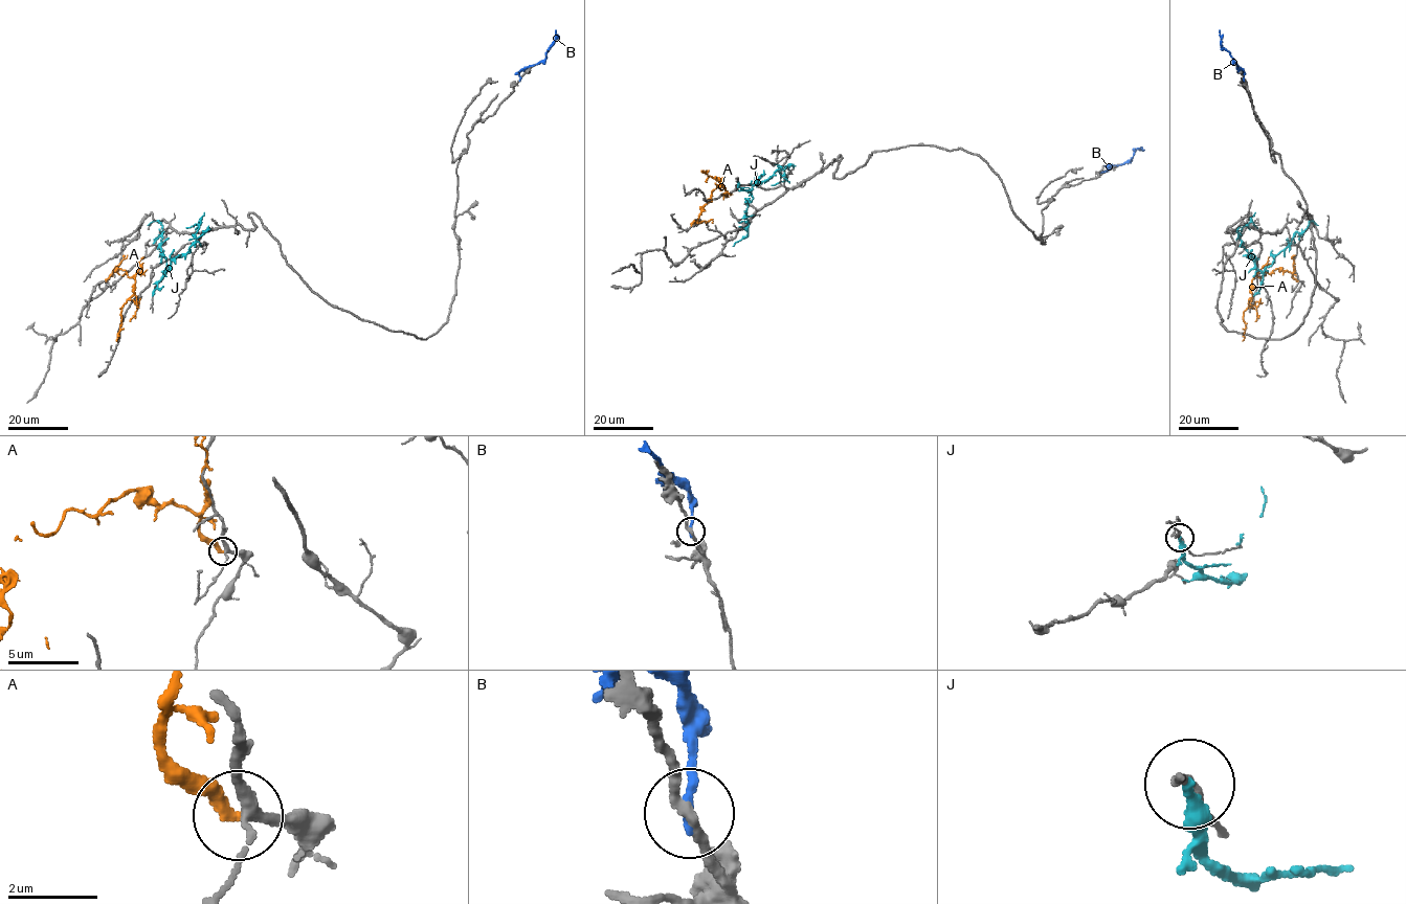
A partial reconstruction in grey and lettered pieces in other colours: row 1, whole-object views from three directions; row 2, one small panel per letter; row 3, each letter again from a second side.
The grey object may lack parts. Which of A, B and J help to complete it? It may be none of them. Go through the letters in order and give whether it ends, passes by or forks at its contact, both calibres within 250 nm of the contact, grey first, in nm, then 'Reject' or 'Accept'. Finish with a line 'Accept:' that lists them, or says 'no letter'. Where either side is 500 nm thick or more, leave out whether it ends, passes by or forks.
A: It ends there. Thickness 240 nm (grey) against 340 nm. Reject
B: It ends there. Thickness 200 nm (grey) against 200 nm. Reject
J: It ends there. Thickness 110 nm (grey) against 280 nm. Reject
Accept: no letter

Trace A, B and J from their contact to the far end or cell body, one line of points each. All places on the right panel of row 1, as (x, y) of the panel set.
A: (1297, 280), (1278, 268), (1255, 275), (1252, 297), (1243, 312), (1243, 341)
B: (1244, 80), (1242, 69), (1222, 46), (1219, 29)
J: (1253, 295), (1261, 286), (1264, 274), (1240, 238), (1242, 228), (1251, 222), (1257, 227)

